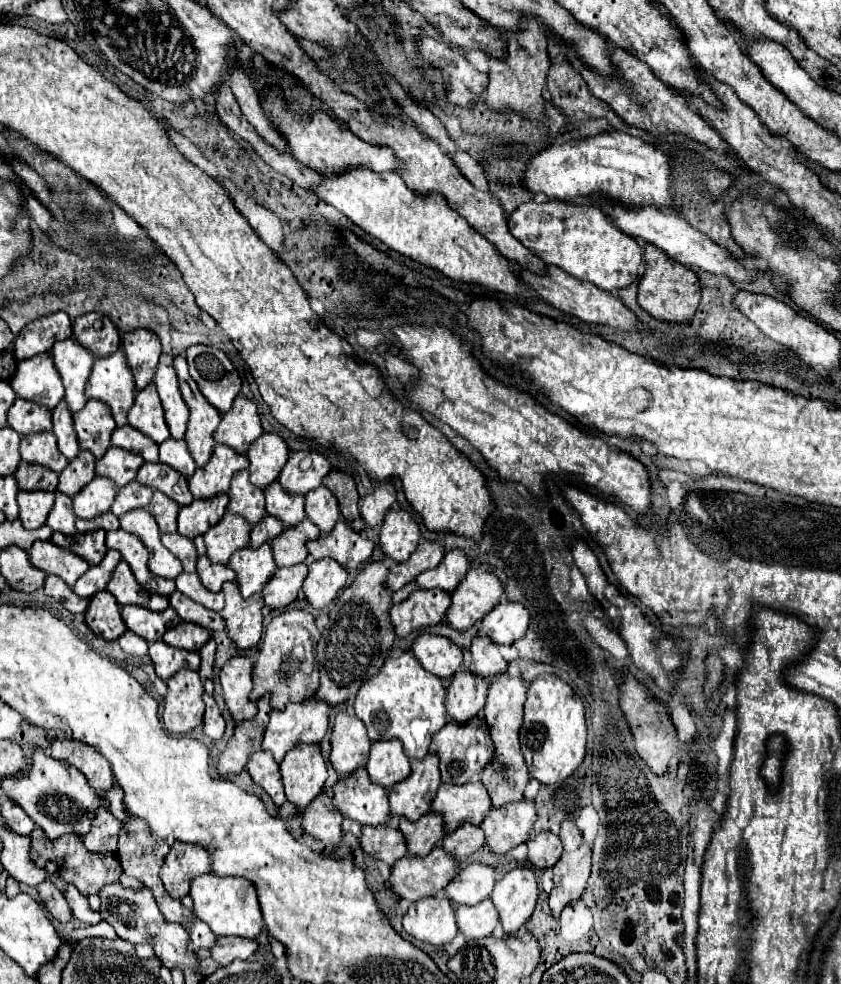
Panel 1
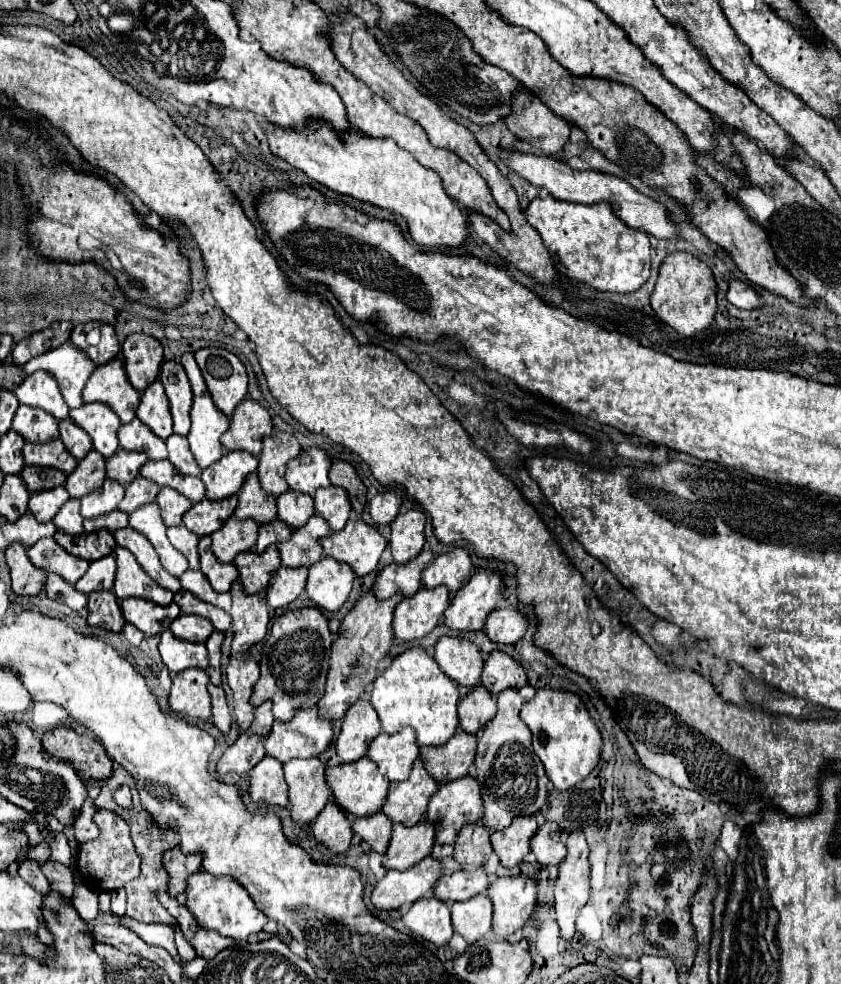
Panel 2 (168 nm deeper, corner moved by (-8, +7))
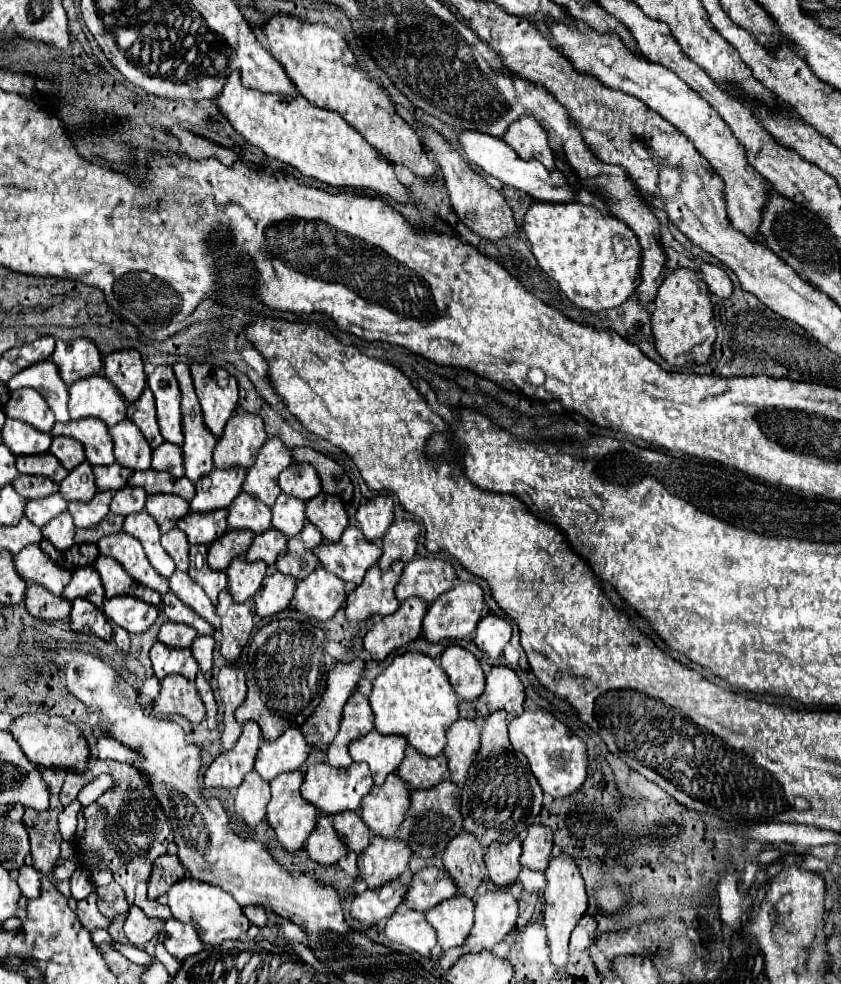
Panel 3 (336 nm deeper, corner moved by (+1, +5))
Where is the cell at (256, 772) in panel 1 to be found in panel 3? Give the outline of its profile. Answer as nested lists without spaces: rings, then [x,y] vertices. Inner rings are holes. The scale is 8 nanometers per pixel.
[[[250,771],[236,791],[234,807],[244,819],[248,829],[254,829],[266,817],[266,805],[270,803],[270,785],[260,779],[256,771]]]

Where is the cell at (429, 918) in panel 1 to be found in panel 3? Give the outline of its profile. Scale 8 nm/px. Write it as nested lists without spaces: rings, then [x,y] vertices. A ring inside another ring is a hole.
[[[416,911],[394,913],[386,921],[384,933],[390,941],[402,943],[420,955],[430,955],[432,947],[436,945],[434,929],[426,923],[424,915],[416,913]]]

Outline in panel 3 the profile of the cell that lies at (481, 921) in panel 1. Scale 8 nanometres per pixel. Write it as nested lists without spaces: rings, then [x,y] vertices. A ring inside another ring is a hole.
[[[456,895],[428,909],[426,921],[434,927],[442,951],[460,947],[474,921],[474,903],[466,895]]]

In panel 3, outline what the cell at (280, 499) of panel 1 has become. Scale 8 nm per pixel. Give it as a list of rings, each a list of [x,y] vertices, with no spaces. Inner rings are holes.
[[[280,493],[278,501],[272,507],[272,527],[282,531],[286,537],[294,537],[302,531],[304,525],[306,525],[304,501]]]

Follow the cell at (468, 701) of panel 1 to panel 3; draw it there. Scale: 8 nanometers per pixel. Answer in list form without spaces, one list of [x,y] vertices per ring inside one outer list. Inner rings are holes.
[[[458,719],[448,729],[448,745],[444,747],[444,755],[448,759],[448,779],[458,787],[464,785],[468,767],[476,759],[480,745],[480,725],[472,719]]]

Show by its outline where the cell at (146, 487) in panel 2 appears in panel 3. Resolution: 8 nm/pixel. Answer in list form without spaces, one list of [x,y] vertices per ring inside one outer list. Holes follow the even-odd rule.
[[[126,485],[114,493],[114,499],[110,503],[110,511],[126,517],[130,513],[142,511],[144,503],[146,503],[146,491]]]

